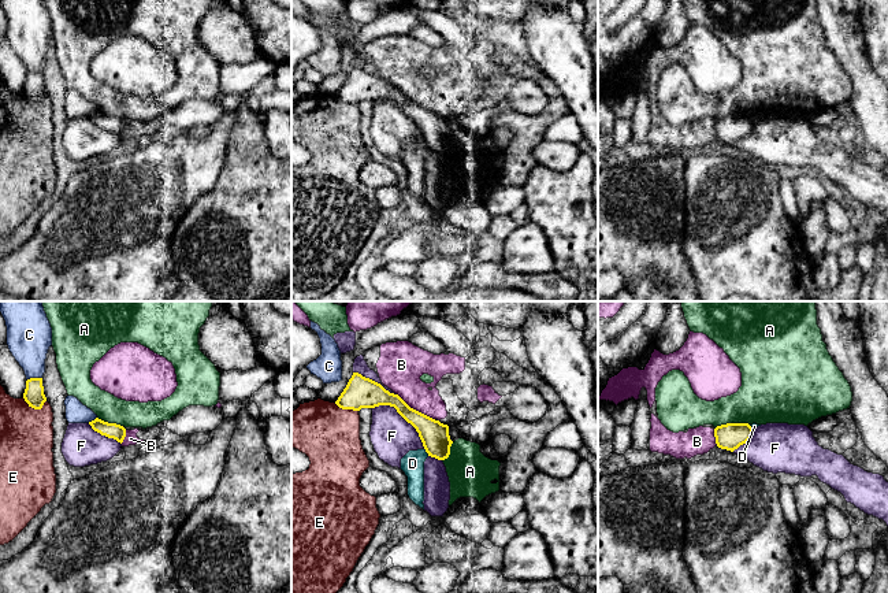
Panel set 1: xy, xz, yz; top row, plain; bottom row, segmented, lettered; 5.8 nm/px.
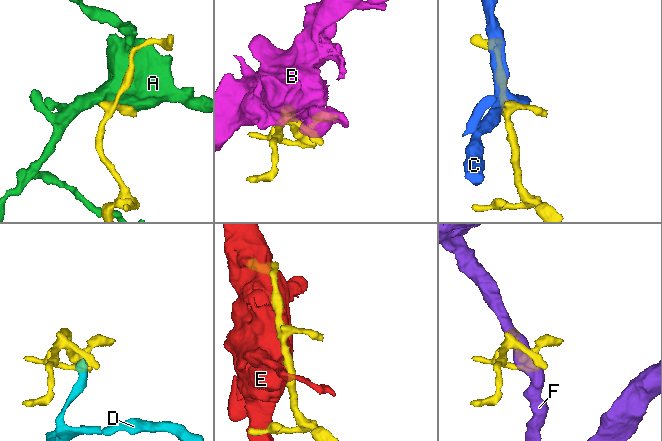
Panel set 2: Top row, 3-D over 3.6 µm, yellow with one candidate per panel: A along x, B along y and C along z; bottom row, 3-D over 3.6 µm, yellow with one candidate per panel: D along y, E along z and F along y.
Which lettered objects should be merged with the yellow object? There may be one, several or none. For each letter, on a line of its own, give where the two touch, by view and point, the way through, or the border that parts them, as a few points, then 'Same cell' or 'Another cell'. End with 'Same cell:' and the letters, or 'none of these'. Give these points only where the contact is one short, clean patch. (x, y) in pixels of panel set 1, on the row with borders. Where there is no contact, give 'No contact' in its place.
A: Touches yellow at yz (732, 423). Another cell
B: Touches yellow at xz (415, 410). Boundary: xz (396, 393), (411, 407), (434, 419). Another cell
C: Touches yellow at xy (34, 378). Another cell
D: Touches yellow at xz (426, 451). Boundary: xz (424, 448), (428, 455). Another cell
E: Touches yellow at xy (34, 408). Another cell
F: Touches yellow at xz (404, 418). Another cell
Same cell: none of these

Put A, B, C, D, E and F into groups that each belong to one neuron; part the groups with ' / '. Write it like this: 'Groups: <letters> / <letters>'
Groups: A / B / C / D / E / F

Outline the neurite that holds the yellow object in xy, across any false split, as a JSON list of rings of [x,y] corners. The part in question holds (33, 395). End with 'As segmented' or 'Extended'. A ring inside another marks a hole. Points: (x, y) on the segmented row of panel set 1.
[[[30,378],[26,381],[23,393],[25,401],[34,409],[41,409],[47,397],[44,394],[42,378]]]. As segmented

